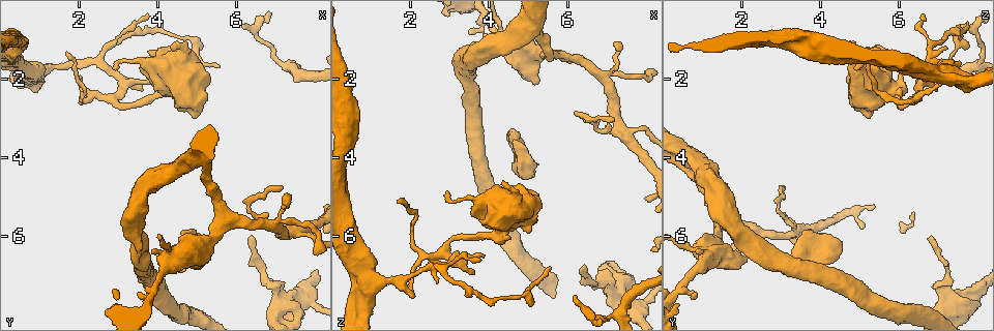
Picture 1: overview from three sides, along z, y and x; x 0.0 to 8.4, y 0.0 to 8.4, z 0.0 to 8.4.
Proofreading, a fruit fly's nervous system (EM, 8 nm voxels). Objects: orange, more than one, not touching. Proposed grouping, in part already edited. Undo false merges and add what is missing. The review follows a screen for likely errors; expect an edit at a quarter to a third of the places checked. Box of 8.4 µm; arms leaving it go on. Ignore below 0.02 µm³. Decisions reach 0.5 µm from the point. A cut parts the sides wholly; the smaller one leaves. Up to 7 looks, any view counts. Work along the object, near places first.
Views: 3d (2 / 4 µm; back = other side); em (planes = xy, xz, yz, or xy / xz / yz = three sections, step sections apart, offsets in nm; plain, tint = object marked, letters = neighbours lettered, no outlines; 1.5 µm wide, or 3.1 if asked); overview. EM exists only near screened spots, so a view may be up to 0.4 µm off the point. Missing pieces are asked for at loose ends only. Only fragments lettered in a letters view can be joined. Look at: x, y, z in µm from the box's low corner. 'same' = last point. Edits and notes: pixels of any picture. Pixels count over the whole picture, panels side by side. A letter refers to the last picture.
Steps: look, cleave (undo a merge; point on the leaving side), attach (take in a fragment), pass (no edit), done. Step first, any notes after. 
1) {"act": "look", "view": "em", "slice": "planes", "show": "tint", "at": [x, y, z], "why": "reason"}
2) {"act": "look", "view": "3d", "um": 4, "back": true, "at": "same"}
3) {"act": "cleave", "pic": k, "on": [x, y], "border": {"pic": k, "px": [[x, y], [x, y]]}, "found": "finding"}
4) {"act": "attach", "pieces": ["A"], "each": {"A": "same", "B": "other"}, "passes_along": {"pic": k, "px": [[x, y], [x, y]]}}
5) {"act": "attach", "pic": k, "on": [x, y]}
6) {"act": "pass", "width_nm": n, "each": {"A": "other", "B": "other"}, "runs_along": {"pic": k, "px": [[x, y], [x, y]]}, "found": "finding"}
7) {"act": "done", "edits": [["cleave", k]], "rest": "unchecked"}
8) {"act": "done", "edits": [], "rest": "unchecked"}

{"act": "look", "view": "em", "slice": "xy", "step": 4, "show": "tint", "at": [2.90, 2.55, 6.35], "why": "sudden change in width"}

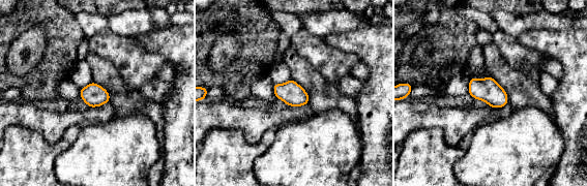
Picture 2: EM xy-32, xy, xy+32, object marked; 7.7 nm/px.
{"act": "look", "view": "em", "slice": "planes", "show": "letters", "at": "same", "why": "another direction"}

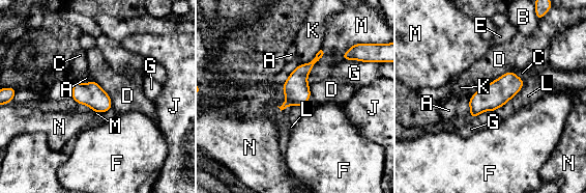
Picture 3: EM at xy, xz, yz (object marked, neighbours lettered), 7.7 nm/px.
{"act": "pass", "each": {"A": "other", "B": "other", "C": "other", "D": "other", "E": "other", "F": "other", "G": "other", "J": "other", "K": "other", "L": "other", "M": "other", "N": "other"}, "found": "continuous, no second neuron"}

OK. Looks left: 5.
{"act": "look", "view": "3d", "um": 2, "back": true, "at": [5.15, 4.10, 0.55], "why": "two arms in line, one across"}

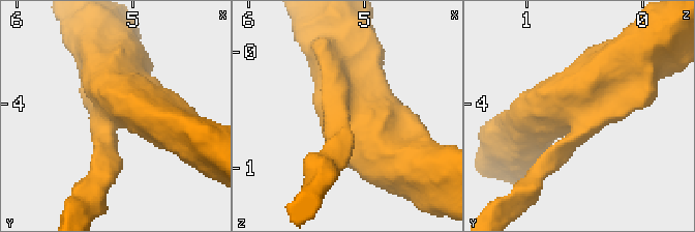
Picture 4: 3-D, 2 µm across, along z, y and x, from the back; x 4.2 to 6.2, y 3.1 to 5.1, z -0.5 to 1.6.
{"act": "look", "view": "em", "slice": "yz", "step": 4, "show": "letters", "at": [5.12, 4.04, 0.58]}

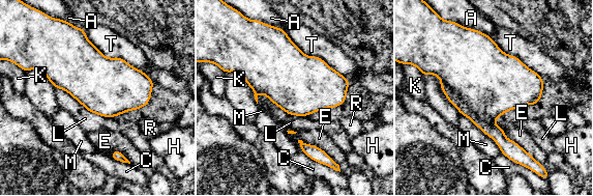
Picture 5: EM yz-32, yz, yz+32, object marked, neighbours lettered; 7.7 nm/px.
{"act": "pass", "longest_contact_nm": ["T", 650], "each": {"A": "other", "C": "other", "E": "other", "H": "other", "K": "other", "L": "other", "M": "other", "R": "other", "T": "other"}, "found": "continuous, no second neuron"}

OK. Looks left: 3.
{"act": "done", "edits": [], "rest": "unchecked"}

